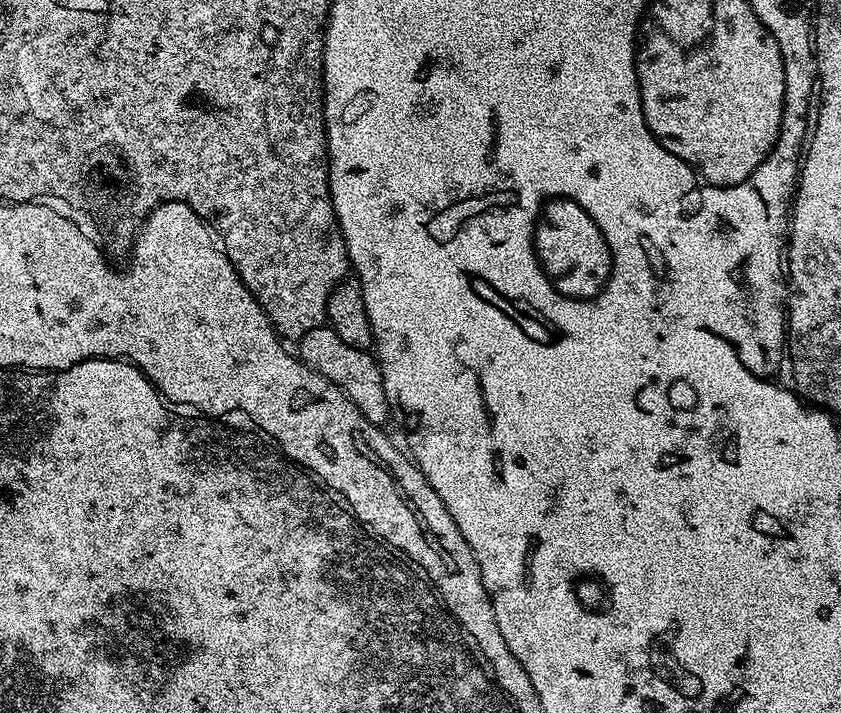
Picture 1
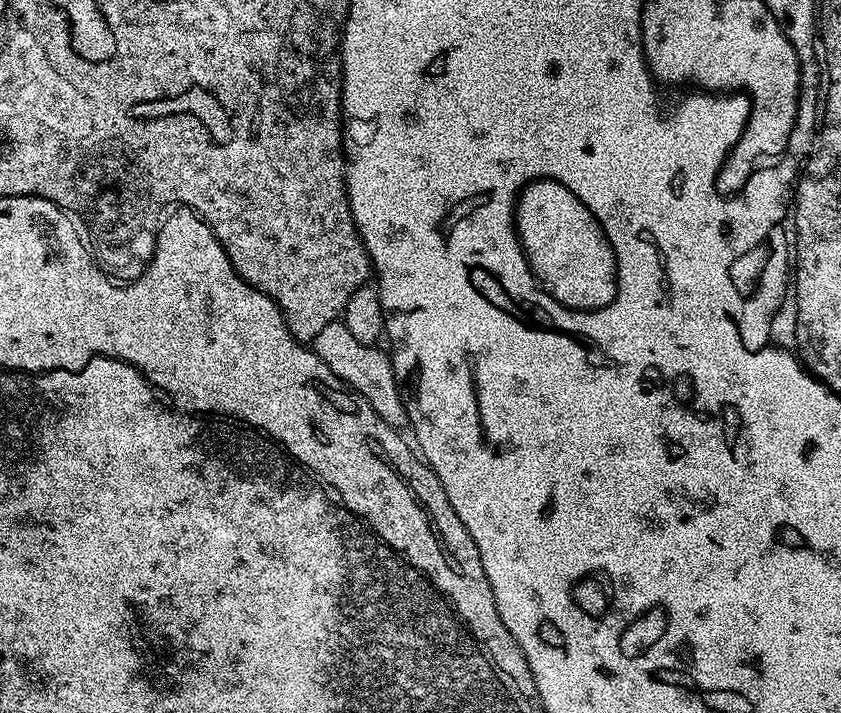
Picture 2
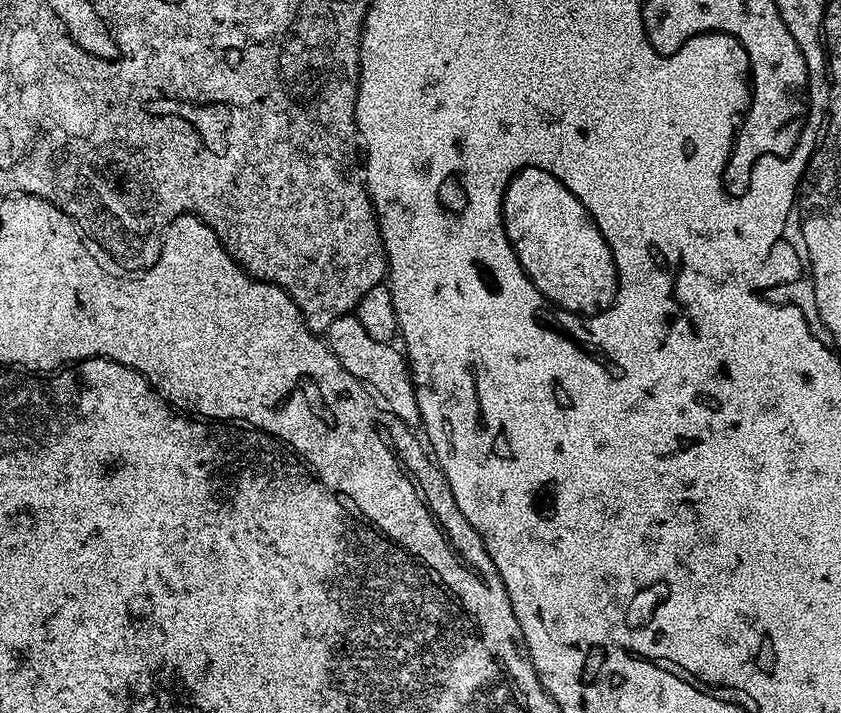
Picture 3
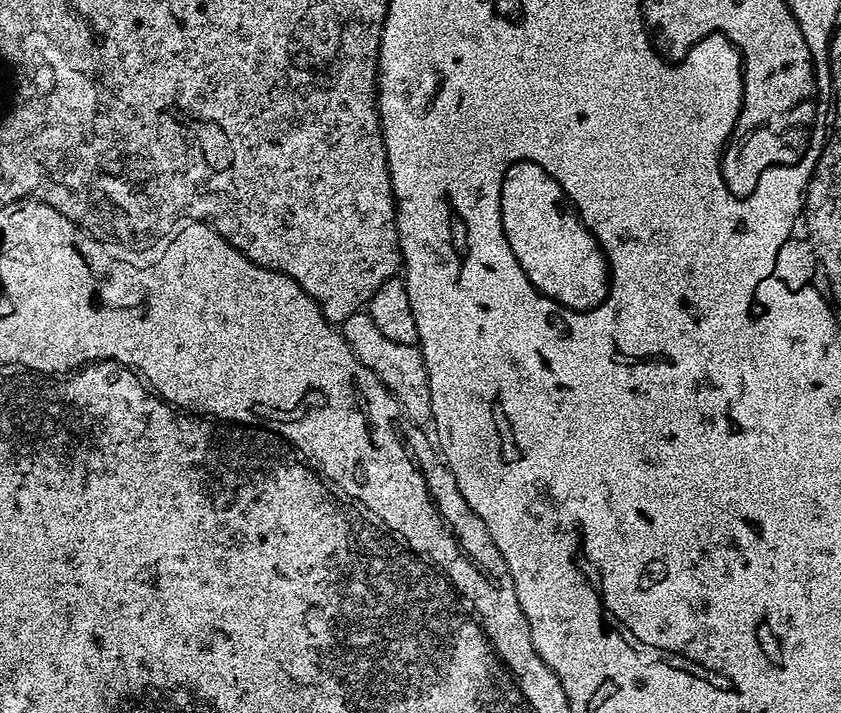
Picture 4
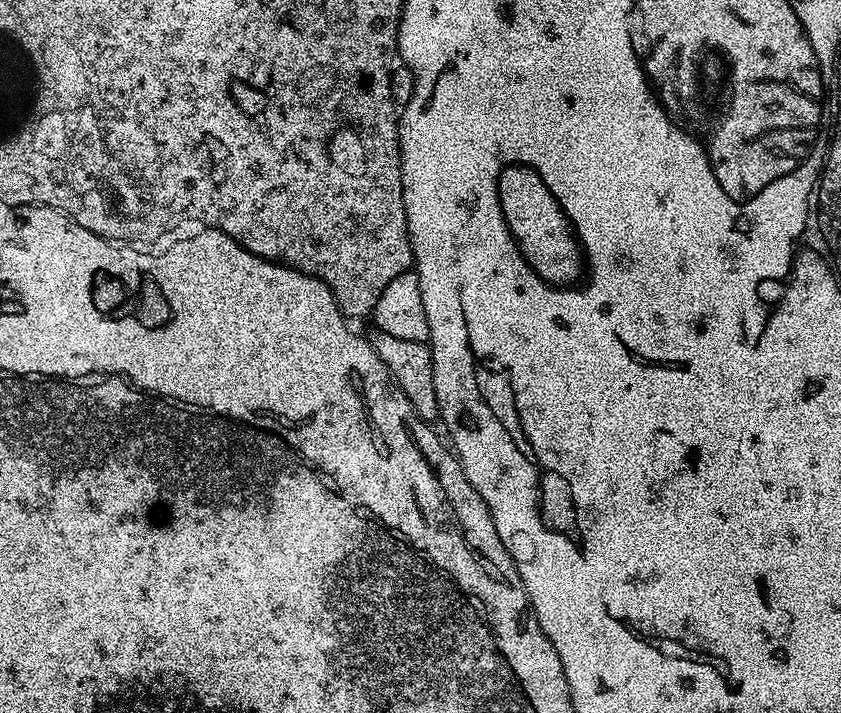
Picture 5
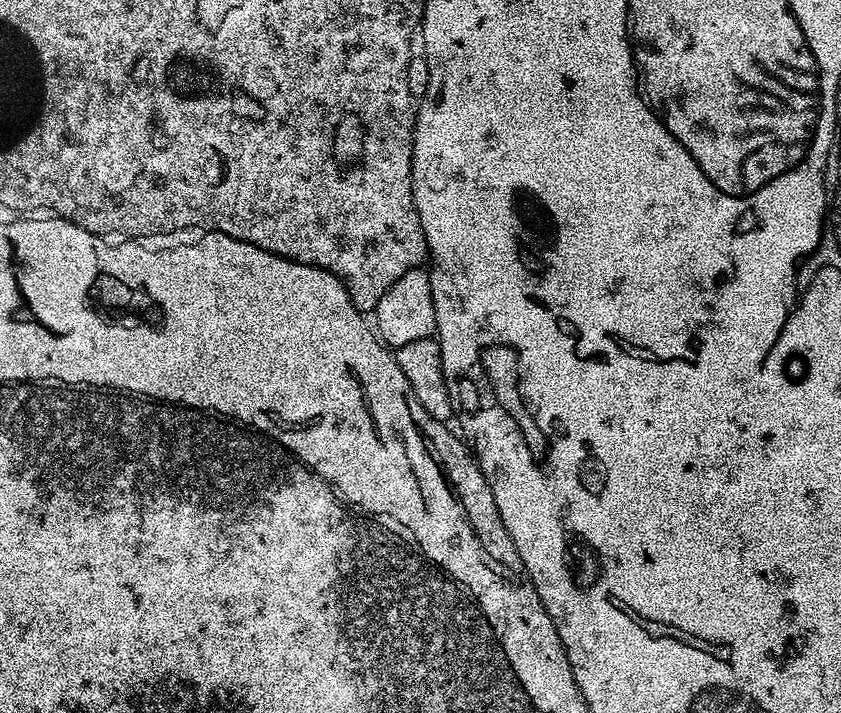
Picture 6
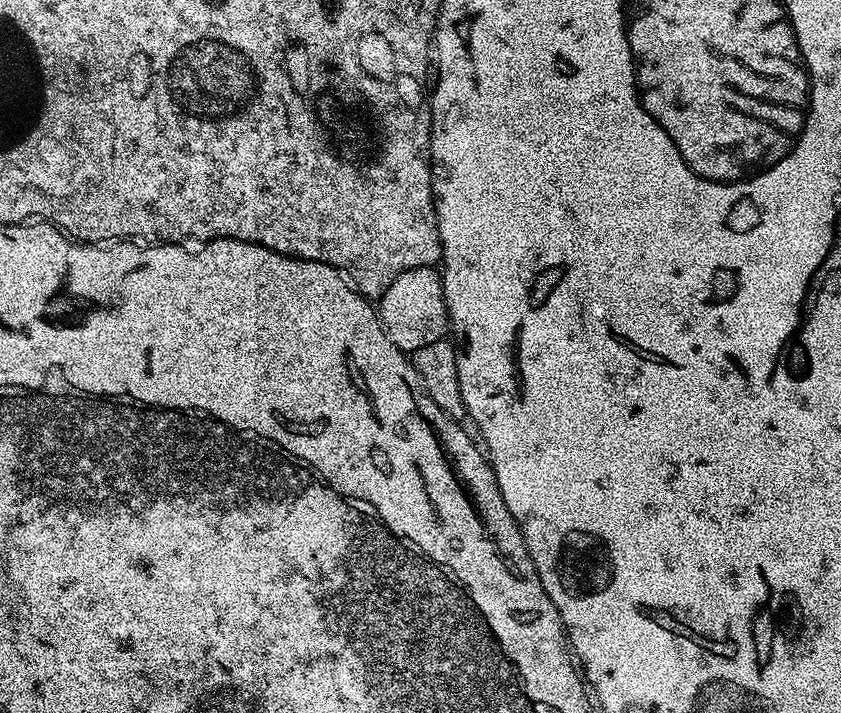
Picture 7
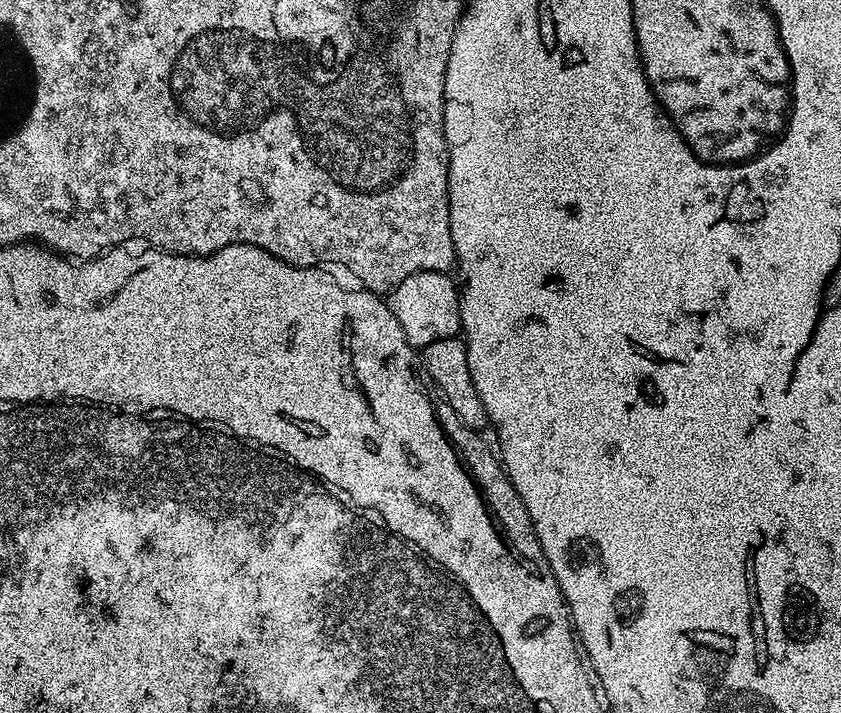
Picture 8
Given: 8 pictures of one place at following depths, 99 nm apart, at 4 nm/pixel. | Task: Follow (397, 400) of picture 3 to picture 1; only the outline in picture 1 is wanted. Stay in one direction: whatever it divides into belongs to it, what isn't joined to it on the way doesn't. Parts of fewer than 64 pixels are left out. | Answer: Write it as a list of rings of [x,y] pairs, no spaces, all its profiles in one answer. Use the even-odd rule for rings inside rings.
[[[327,326],[310,330],[298,342],[298,355],[307,368],[312,368],[319,376],[325,376],[334,386],[338,386],[345,396],[371,424],[384,426],[389,423],[390,413],[388,399],[382,382],[379,363],[371,351],[354,350],[354,346],[346,346],[338,334]]]

